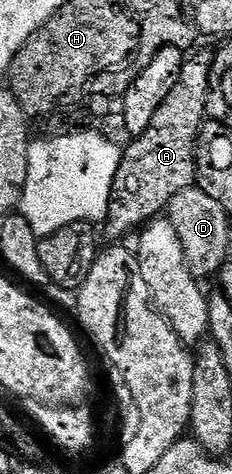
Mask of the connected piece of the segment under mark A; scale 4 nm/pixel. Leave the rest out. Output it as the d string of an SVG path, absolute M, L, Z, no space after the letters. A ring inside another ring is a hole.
M211 54L200 55L197 59L185 58L182 73L178 73L174 89L170 89L158 113L154 113L150 129L135 136L131 140L132 144L123 148L112 186L108 217L102 224L103 238L105 235L112 239L108 241L123 240L120 239L123 235L143 228L145 223L157 218L167 208L169 201L182 193L182 189L195 184L196 139L206 122L212 61Z

